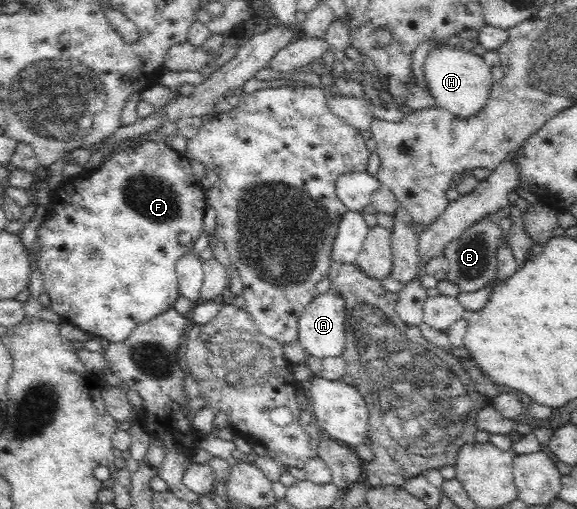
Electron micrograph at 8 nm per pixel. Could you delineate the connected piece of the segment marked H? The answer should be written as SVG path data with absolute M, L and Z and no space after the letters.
M436 42L425 57L423 66L426 89L440 108L466 119L478 113L487 103L493 81L491 67L484 56L465 51L457 45Z

